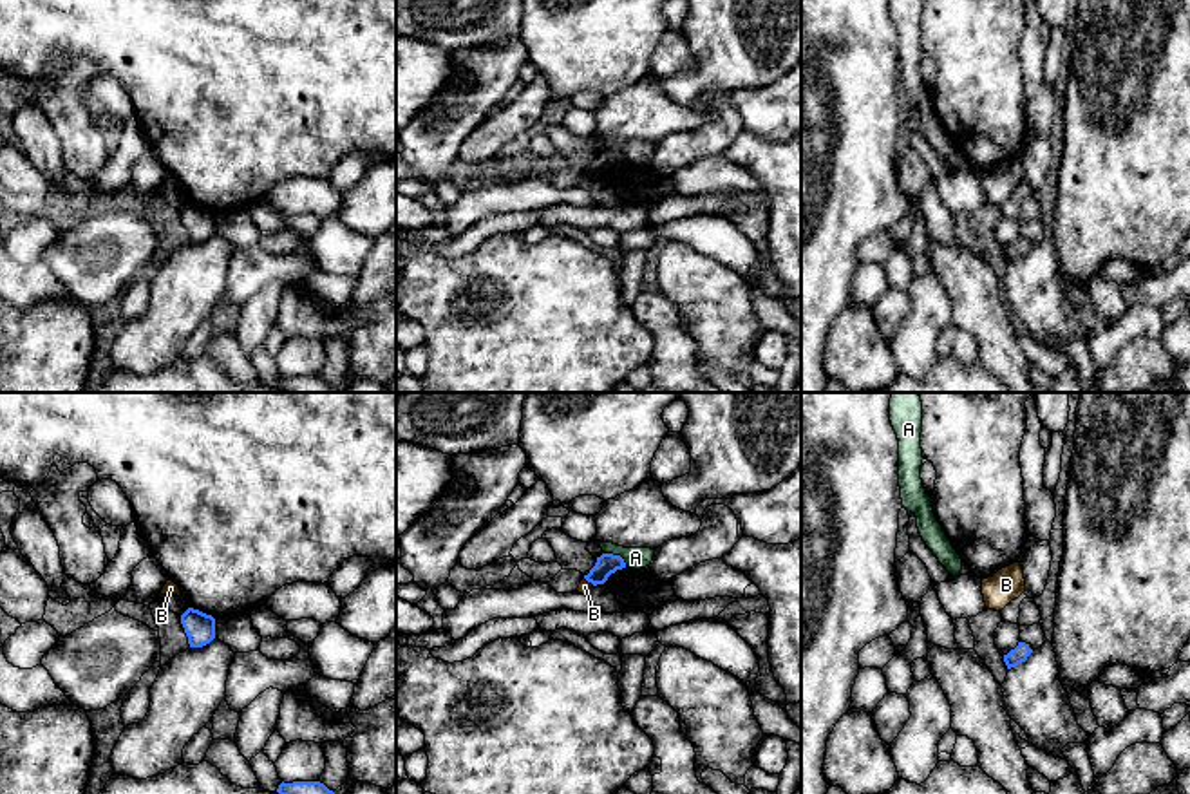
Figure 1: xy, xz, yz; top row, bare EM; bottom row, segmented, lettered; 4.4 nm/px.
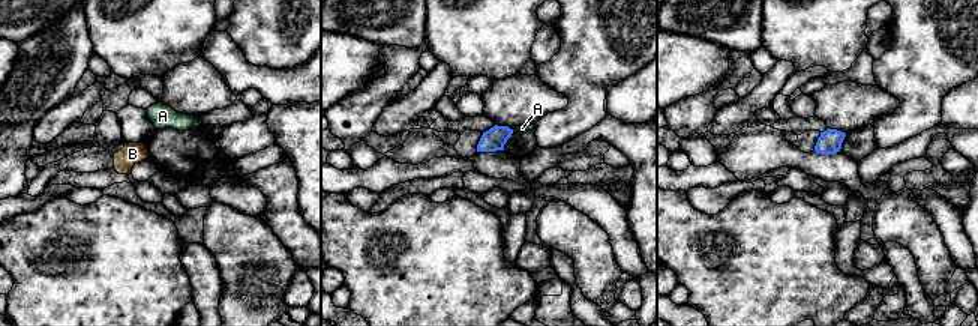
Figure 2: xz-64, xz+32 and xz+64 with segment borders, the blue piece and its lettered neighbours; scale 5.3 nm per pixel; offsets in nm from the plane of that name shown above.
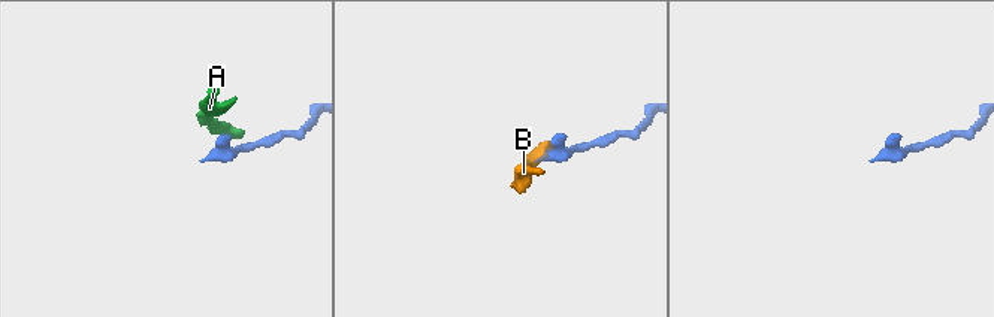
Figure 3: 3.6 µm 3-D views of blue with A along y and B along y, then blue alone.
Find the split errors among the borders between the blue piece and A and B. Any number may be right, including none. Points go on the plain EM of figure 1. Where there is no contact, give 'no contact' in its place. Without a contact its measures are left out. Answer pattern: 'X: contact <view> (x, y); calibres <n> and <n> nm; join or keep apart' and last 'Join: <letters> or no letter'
A: contact xz (617, 151); calibres 90 and 100 nm; keep apart
B: contact xz (590, 176); calibres 90 and 60 nm; keep apart
Join: no letter

